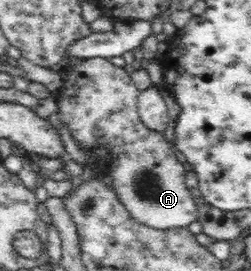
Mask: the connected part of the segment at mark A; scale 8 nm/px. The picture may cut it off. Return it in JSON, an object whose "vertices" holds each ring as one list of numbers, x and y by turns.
{"vertices":[[104,57,88,58,75,64,70,63,59,71,62,86,55,95,59,103,59,121,64,121,72,132,78,148,90,159,94,159,101,175,108,180,111,189,126,206,127,211,138,222,158,230,188,227,197,220,198,206,190,188,185,184,182,158,172,148,162,133,148,129,137,110,139,89,123,67,115,66]]}

